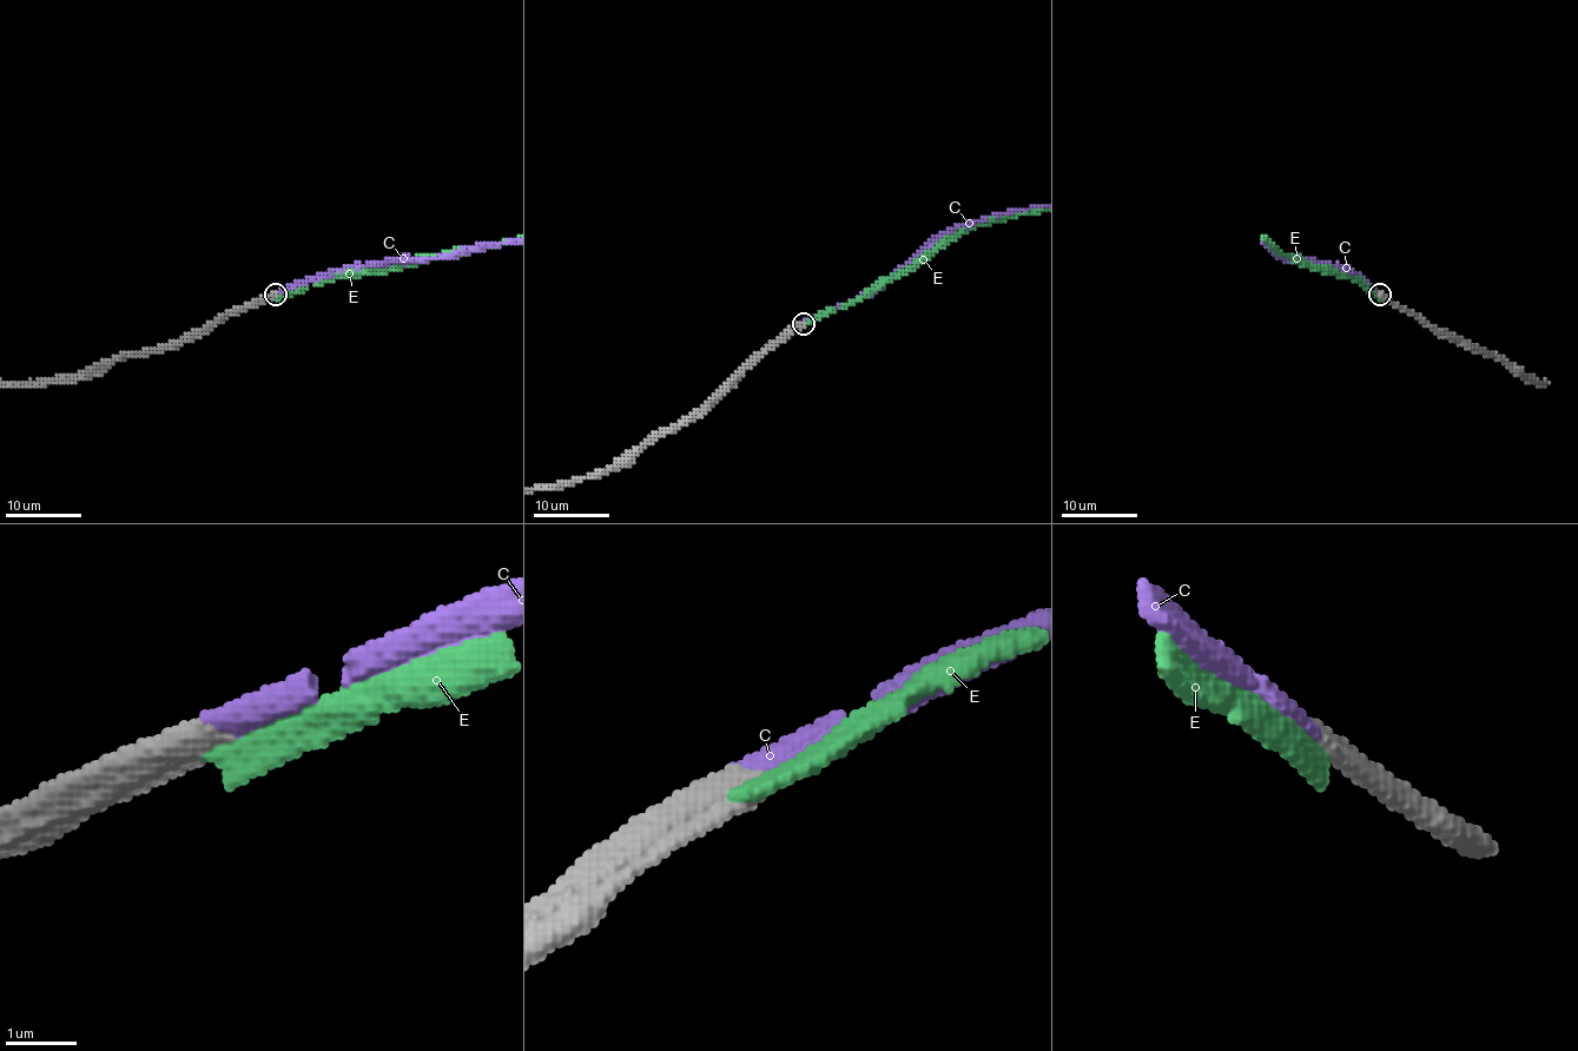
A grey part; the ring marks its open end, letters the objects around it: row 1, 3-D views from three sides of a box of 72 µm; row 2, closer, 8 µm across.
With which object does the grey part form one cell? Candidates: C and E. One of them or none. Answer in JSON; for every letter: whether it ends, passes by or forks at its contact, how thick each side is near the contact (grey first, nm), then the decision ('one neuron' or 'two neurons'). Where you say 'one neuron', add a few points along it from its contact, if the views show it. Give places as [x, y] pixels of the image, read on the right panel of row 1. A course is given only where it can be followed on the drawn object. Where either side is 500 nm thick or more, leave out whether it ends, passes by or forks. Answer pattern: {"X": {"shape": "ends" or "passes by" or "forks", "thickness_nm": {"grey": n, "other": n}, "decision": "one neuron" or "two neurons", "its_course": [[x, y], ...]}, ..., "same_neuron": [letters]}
{"C": {"shape": "ends", "thickness_nm": {"grey": 480, "other": 440}, "decision": "one neuron"}, "E": {"thickness_nm": {"grey": 550, "other": 360}, "decision": "two neurons"}, "same_neuron": ["C"]}

